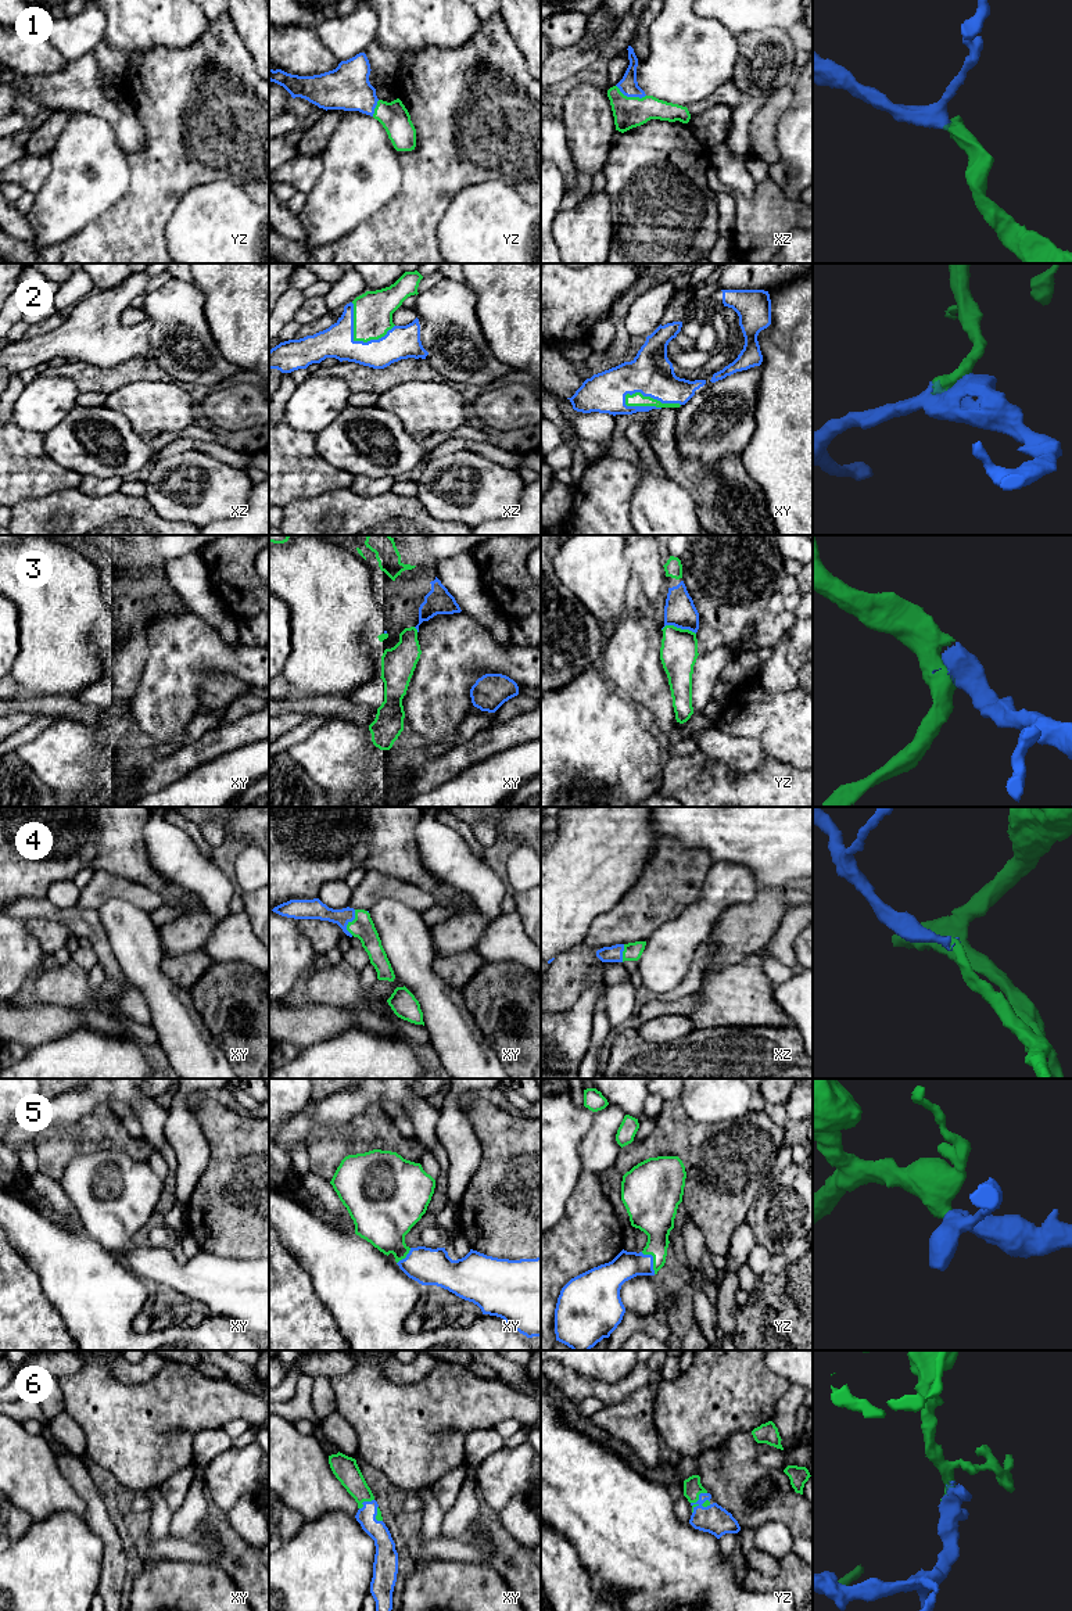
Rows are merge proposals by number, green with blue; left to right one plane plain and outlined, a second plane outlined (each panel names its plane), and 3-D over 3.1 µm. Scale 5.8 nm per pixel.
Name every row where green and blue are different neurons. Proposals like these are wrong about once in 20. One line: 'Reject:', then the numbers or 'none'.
Reject: none

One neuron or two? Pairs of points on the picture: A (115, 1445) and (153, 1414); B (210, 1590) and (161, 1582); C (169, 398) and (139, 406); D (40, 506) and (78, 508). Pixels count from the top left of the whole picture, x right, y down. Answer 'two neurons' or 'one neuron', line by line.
A: one neuron
B: one neuron
C: one neuron
D: one neuron

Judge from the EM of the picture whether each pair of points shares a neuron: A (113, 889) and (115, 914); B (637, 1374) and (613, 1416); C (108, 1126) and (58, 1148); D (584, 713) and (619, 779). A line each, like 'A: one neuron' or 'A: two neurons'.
A: two neurons
B: two neurons
C: one neuron
D: one neuron

